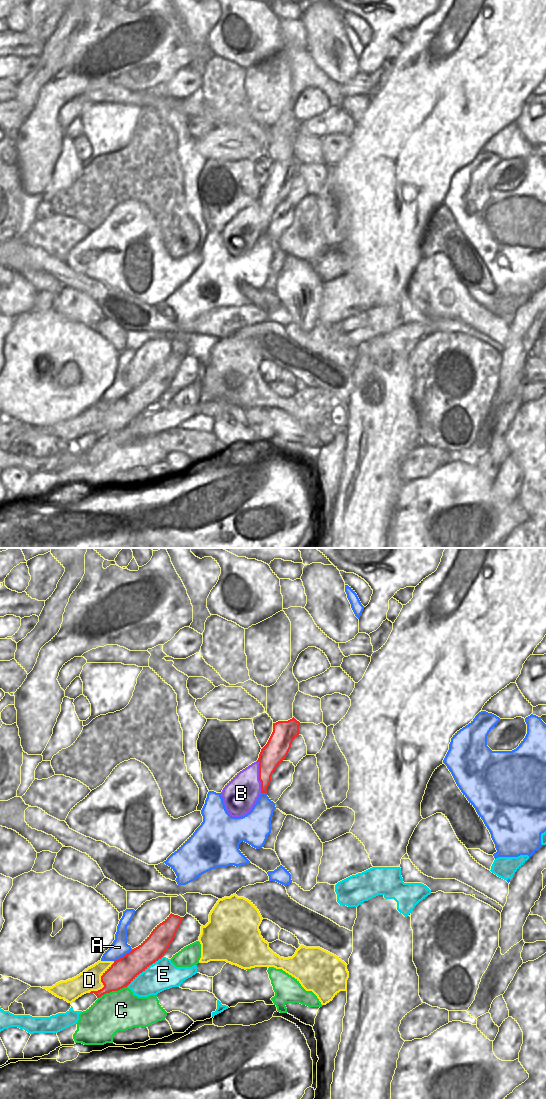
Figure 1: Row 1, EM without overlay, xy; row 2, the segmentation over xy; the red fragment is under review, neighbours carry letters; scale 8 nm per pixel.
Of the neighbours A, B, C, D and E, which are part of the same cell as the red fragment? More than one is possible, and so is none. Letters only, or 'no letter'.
no letter

